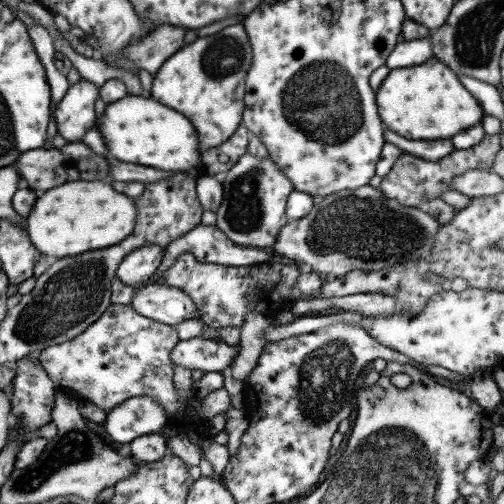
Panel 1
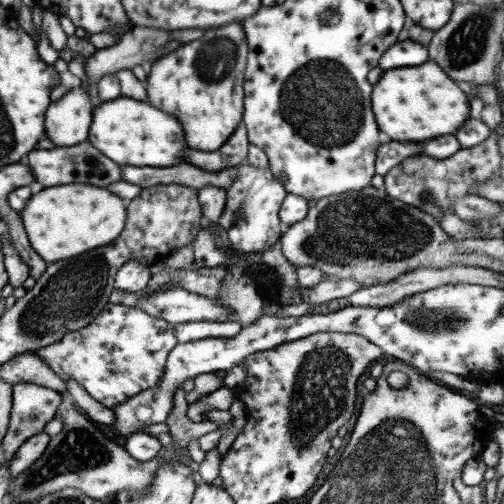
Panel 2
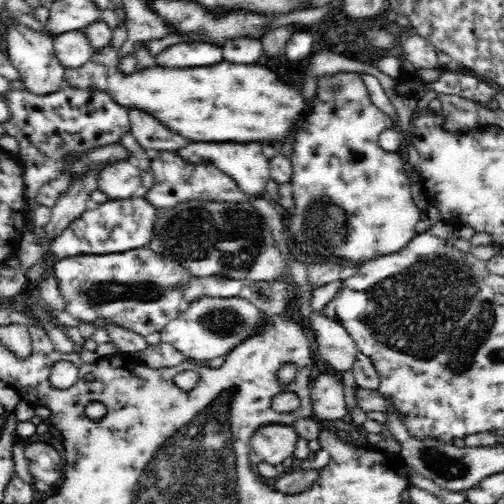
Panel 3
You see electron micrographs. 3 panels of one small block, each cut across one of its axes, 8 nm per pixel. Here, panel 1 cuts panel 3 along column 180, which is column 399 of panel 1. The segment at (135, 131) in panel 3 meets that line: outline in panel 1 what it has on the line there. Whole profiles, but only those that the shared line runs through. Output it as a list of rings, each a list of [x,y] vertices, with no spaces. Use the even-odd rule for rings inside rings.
[[[385,130],[385,144],[395,144],[403,150],[403,154],[419,156],[423,160],[441,160],[447,154],[451,154],[455,148],[449,140],[405,140],[389,130]]]

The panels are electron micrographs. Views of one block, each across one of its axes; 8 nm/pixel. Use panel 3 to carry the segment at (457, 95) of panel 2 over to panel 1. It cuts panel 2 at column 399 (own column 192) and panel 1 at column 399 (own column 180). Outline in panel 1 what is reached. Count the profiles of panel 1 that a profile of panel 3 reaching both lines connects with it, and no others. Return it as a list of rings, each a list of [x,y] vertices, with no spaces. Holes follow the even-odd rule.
[[[435,58],[413,68],[389,70],[381,86],[375,90],[375,100],[383,126],[411,140],[447,140],[483,118],[483,108],[477,106],[475,98],[457,82],[453,72]]]

